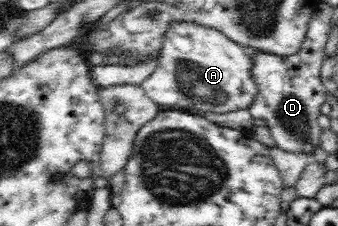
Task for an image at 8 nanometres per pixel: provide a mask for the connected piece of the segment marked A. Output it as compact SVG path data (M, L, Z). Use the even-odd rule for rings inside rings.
M168 22L161 42L161 55L155 71L141 82L146 94L161 109L191 110L200 114L226 114L246 109L256 98L258 87L252 81L249 49L223 32L197 22Z

